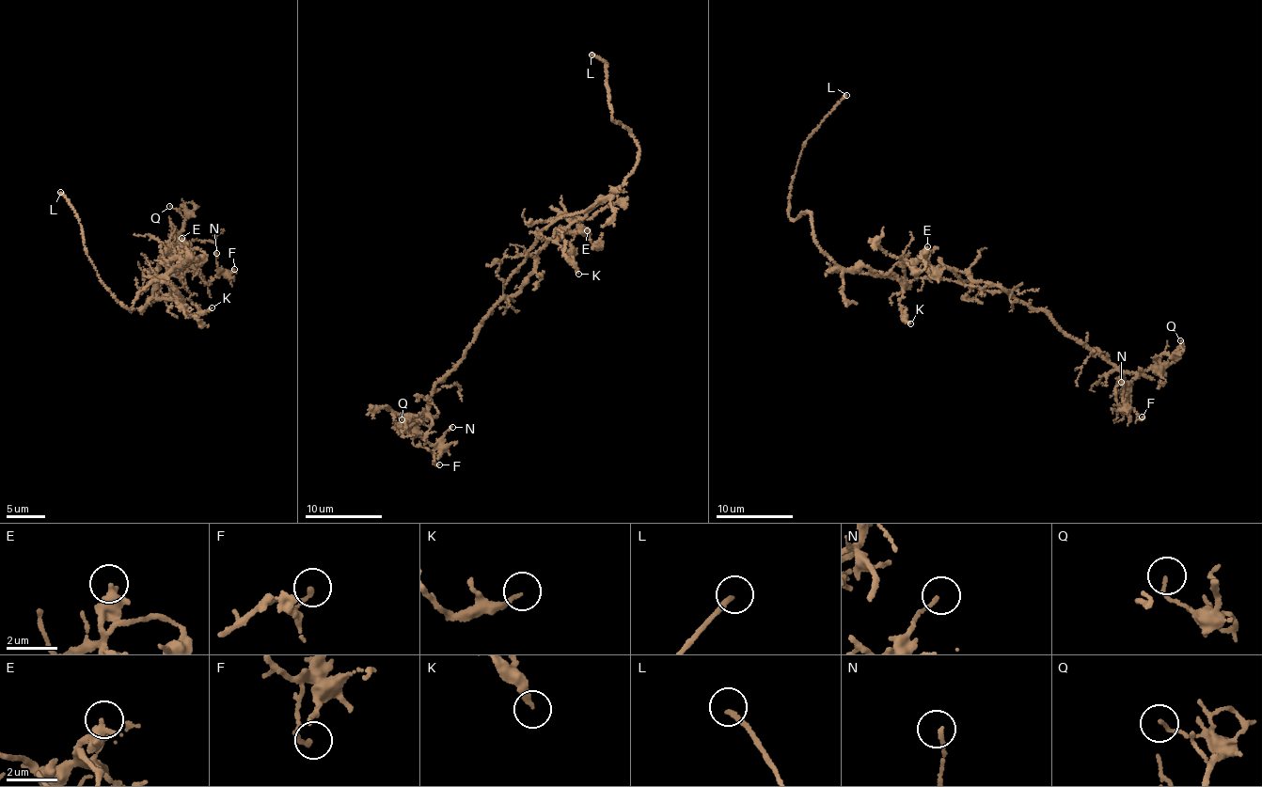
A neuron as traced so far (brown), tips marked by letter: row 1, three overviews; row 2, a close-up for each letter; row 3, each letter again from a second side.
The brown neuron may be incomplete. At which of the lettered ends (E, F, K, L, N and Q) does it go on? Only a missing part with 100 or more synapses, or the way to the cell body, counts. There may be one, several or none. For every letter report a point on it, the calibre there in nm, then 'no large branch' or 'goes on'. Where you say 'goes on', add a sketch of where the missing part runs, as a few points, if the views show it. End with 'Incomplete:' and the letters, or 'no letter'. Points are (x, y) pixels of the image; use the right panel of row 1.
E: at (927, 246); 440 nm thick; no large branch
F: at (1142, 417); 170 nm thick; no large branch
K: at (910, 323); 160 nm thick; no large branch
L: at (846, 95); 200 nm thick; goes on; missing branch runs (846, 95), (861, 83), (863, 64)
N: at (1121, 382); 120 nm thick; no large branch
Q: at (1180, 340); 110 nm thick; no large branch
Incomplete: L

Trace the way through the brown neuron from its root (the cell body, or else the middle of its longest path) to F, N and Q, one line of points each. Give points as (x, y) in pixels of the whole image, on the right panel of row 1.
F: (911, 281), (950, 279), (1003, 291), (1046, 312), (1067, 336), (1113, 364), (1120, 375), (1117, 401), (1142, 417)
N: (911, 281), (950, 279), (1012, 294), (1113, 364), (1120, 375), (1117, 401), (1126, 408), (1121, 382)
Q: (911, 281), (950, 279), (1012, 294), (1124, 370), (1149, 370), (1155, 358), (1183, 347), (1180, 340)

